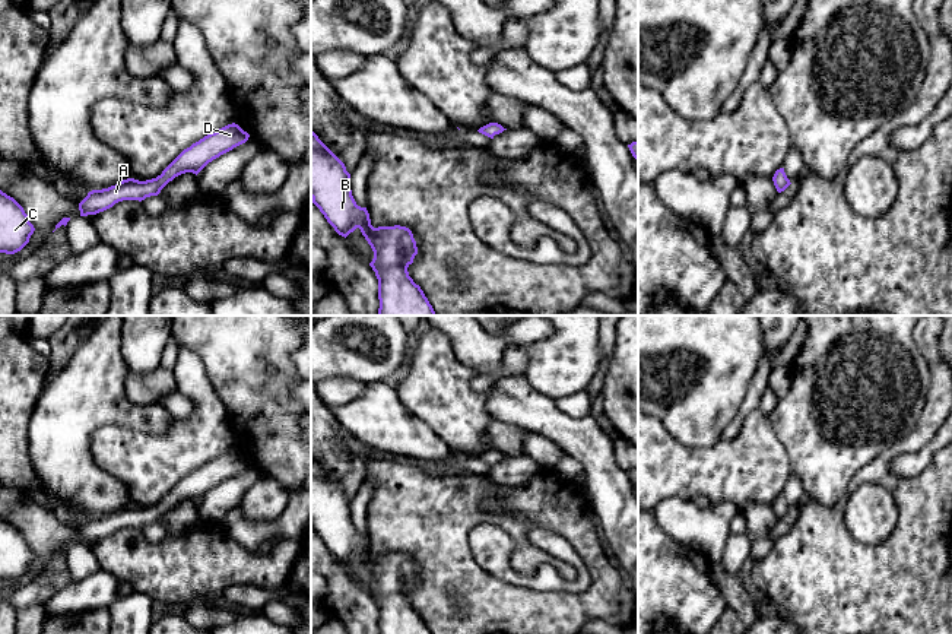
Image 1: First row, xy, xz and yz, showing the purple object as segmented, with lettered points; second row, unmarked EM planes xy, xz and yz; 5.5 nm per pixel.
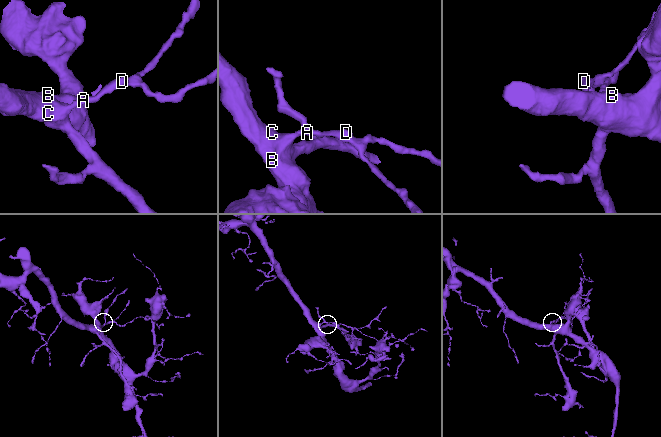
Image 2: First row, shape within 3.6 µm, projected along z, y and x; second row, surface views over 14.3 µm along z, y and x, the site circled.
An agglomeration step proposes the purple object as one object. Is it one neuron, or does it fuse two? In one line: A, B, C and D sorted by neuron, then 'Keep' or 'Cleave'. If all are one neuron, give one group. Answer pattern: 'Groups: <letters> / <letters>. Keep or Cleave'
Groups: A B C D. Keep

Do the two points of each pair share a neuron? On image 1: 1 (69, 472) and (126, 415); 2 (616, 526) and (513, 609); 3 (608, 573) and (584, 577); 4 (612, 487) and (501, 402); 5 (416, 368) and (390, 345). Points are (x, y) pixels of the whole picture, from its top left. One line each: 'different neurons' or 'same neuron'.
1: same neuron
2: different neurons
3: different neurons
4: same neuron
5: different neurons

